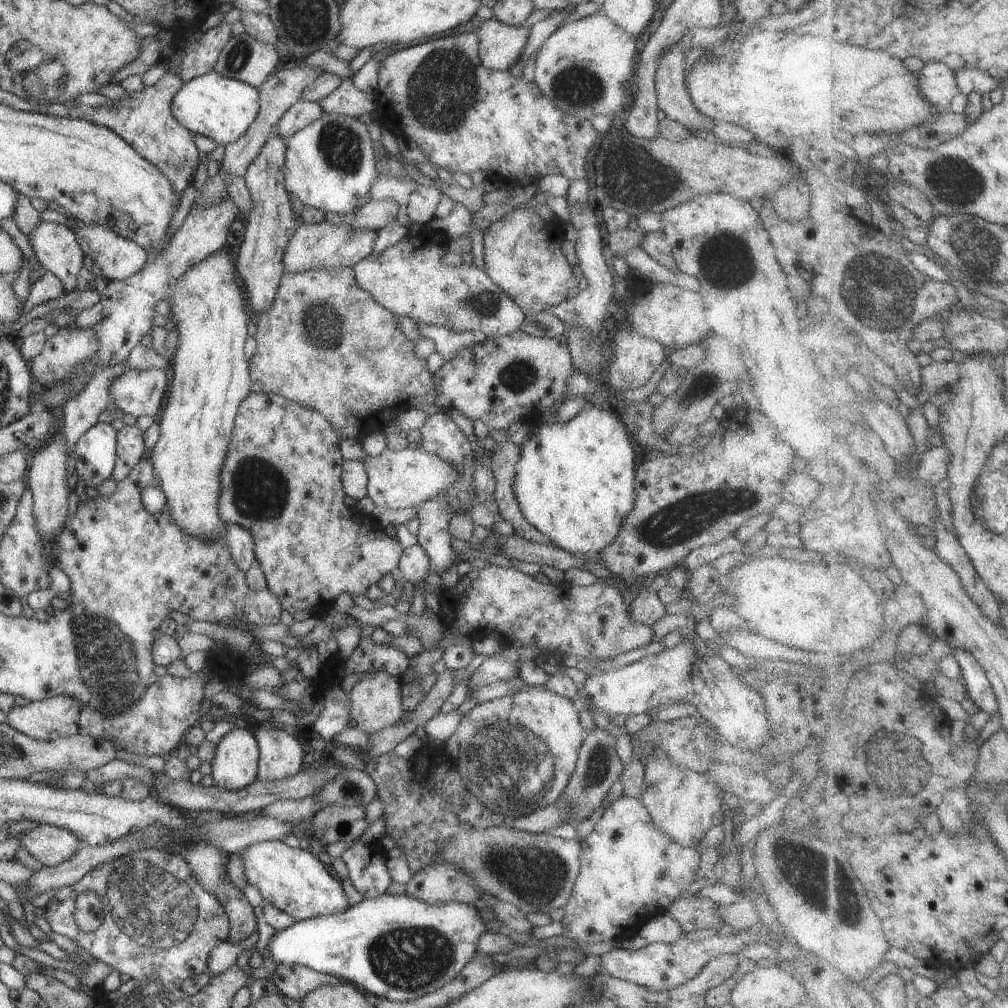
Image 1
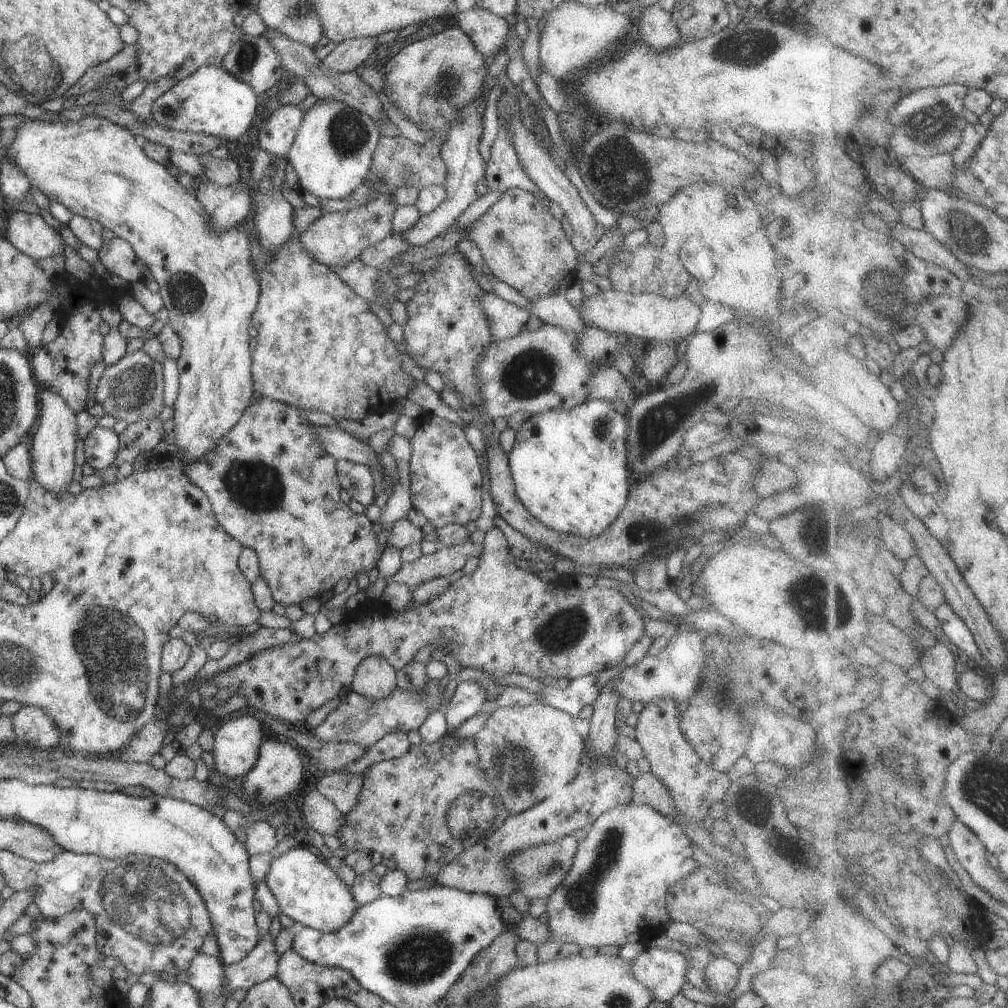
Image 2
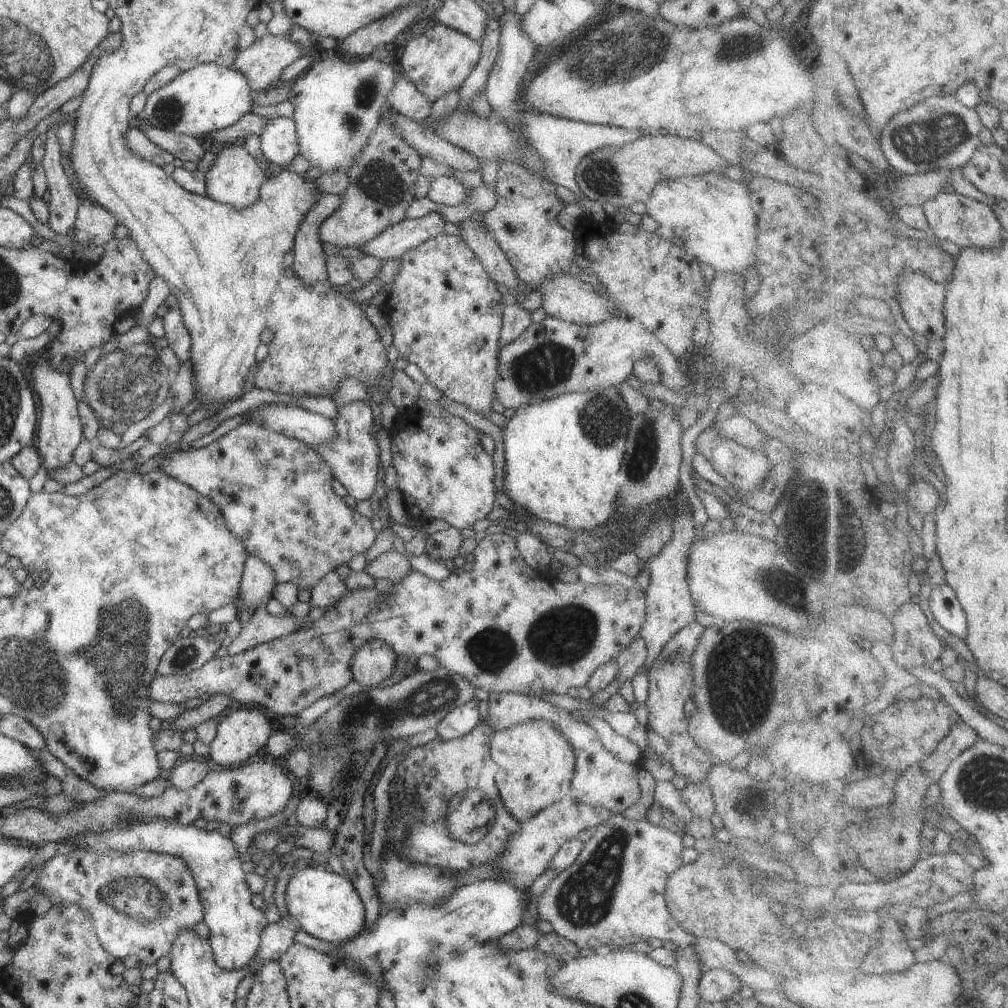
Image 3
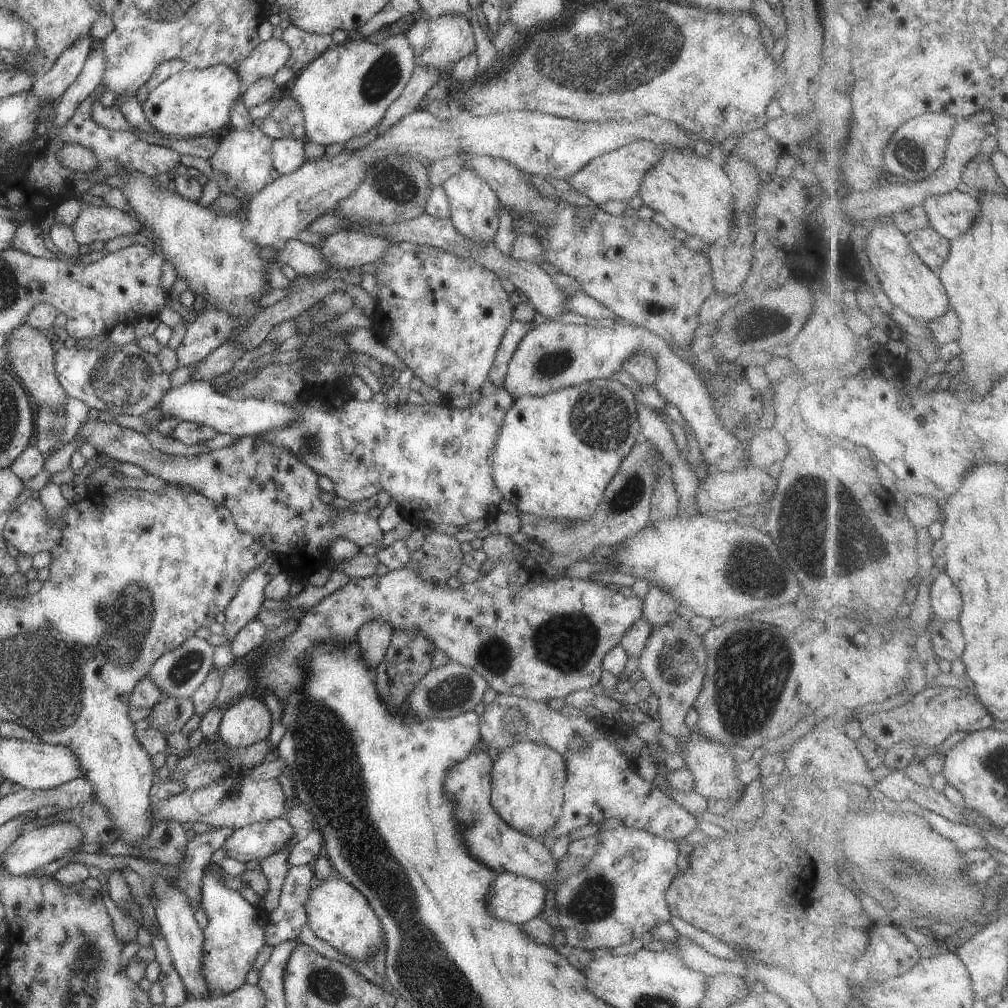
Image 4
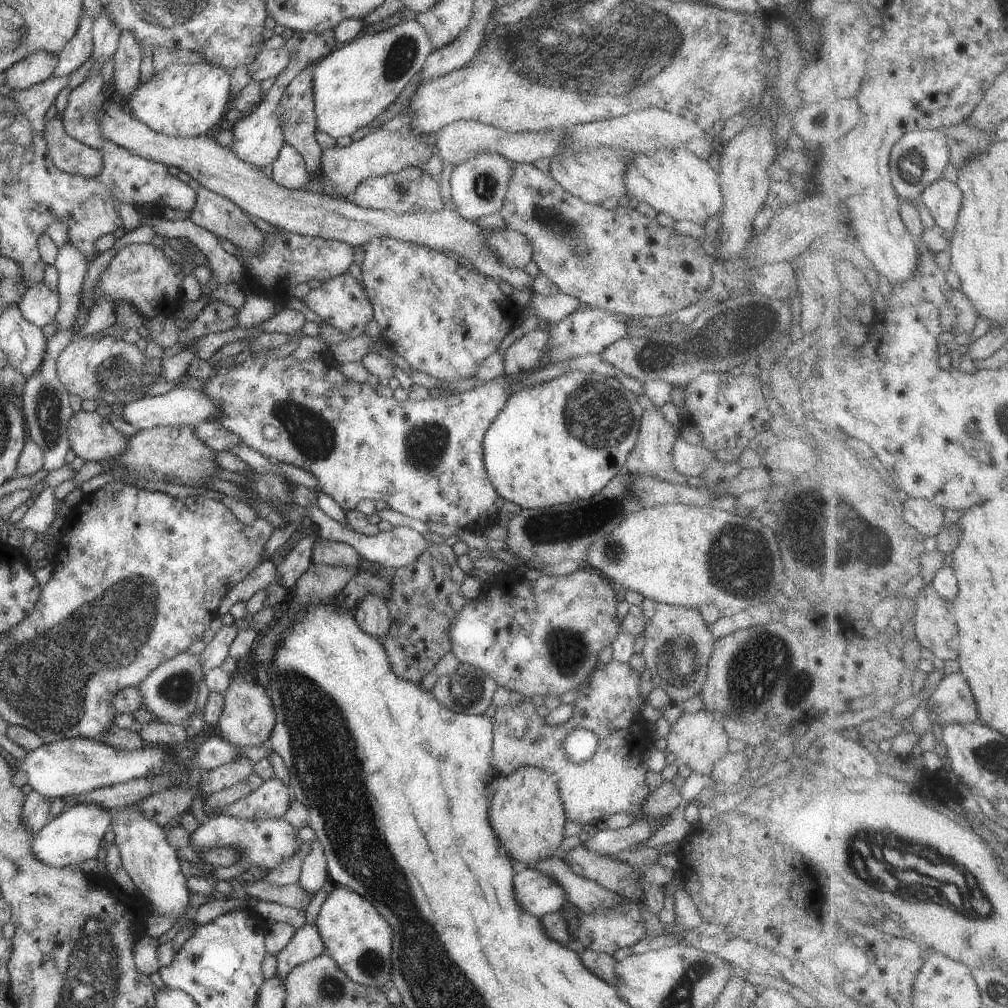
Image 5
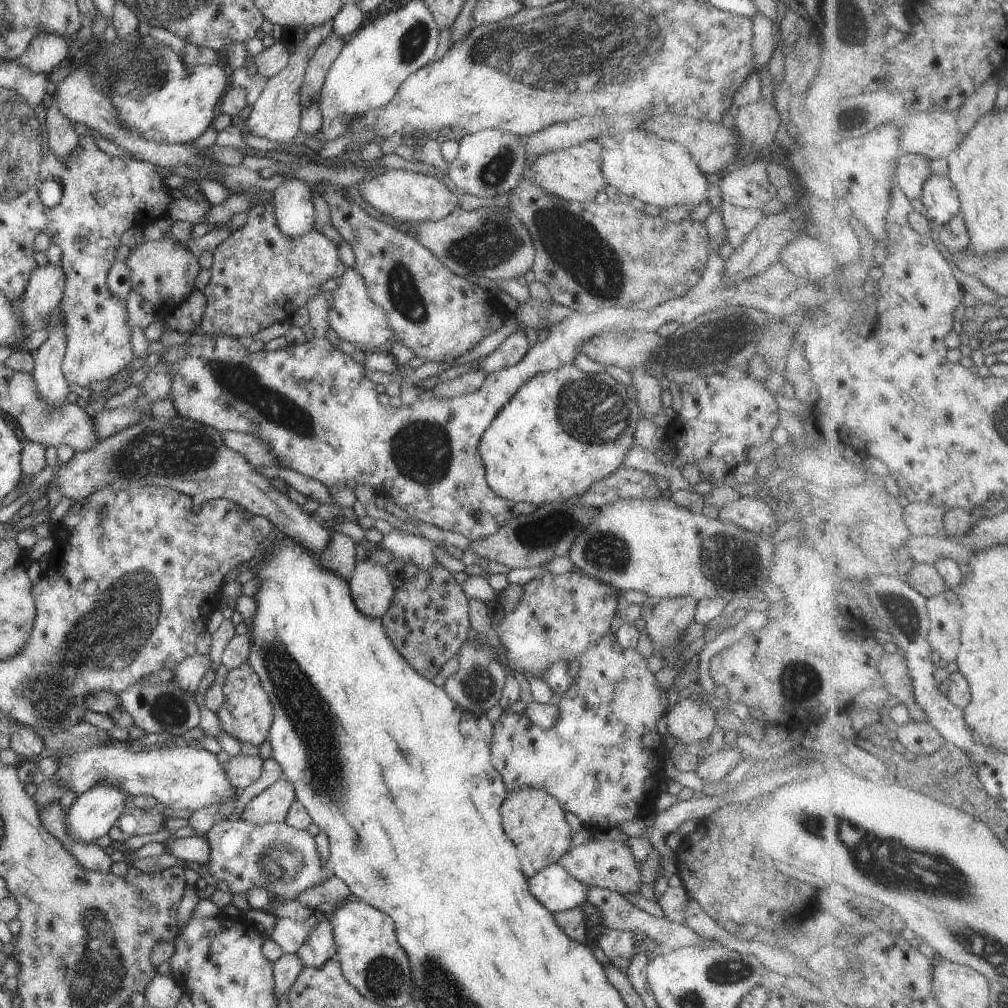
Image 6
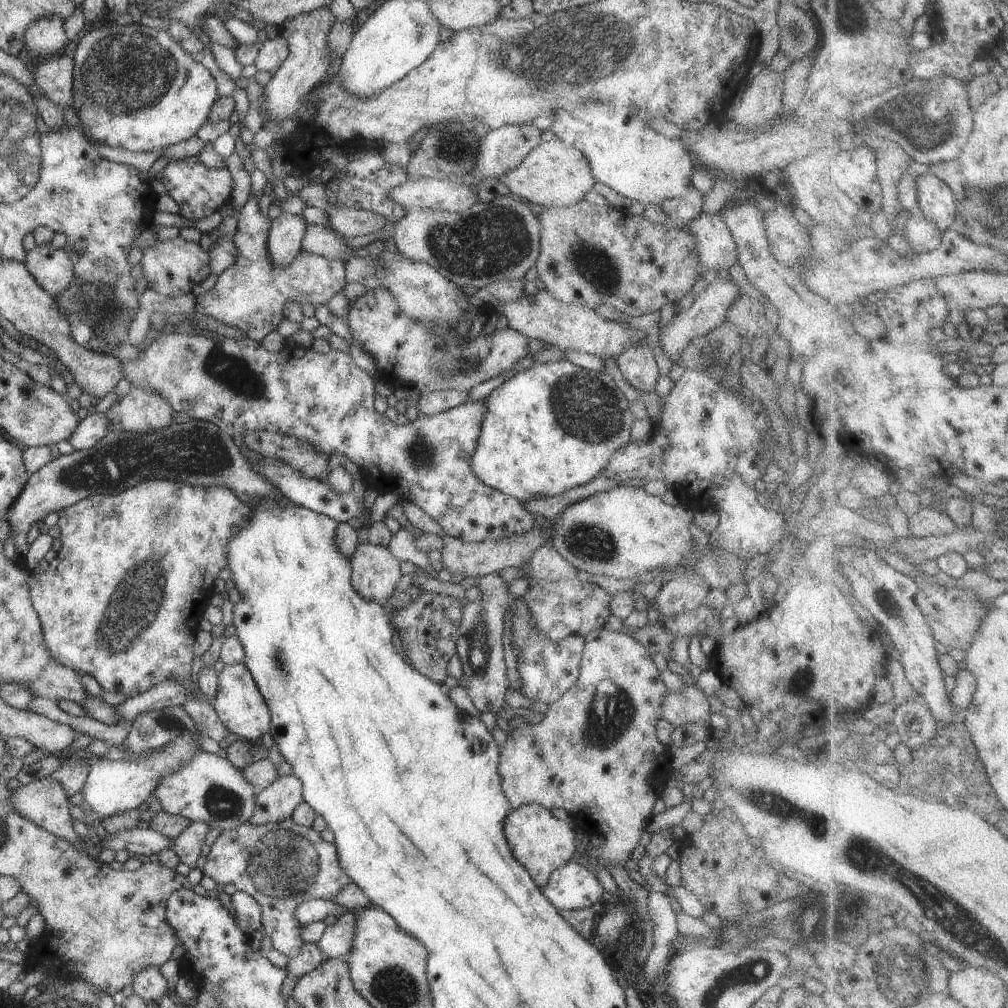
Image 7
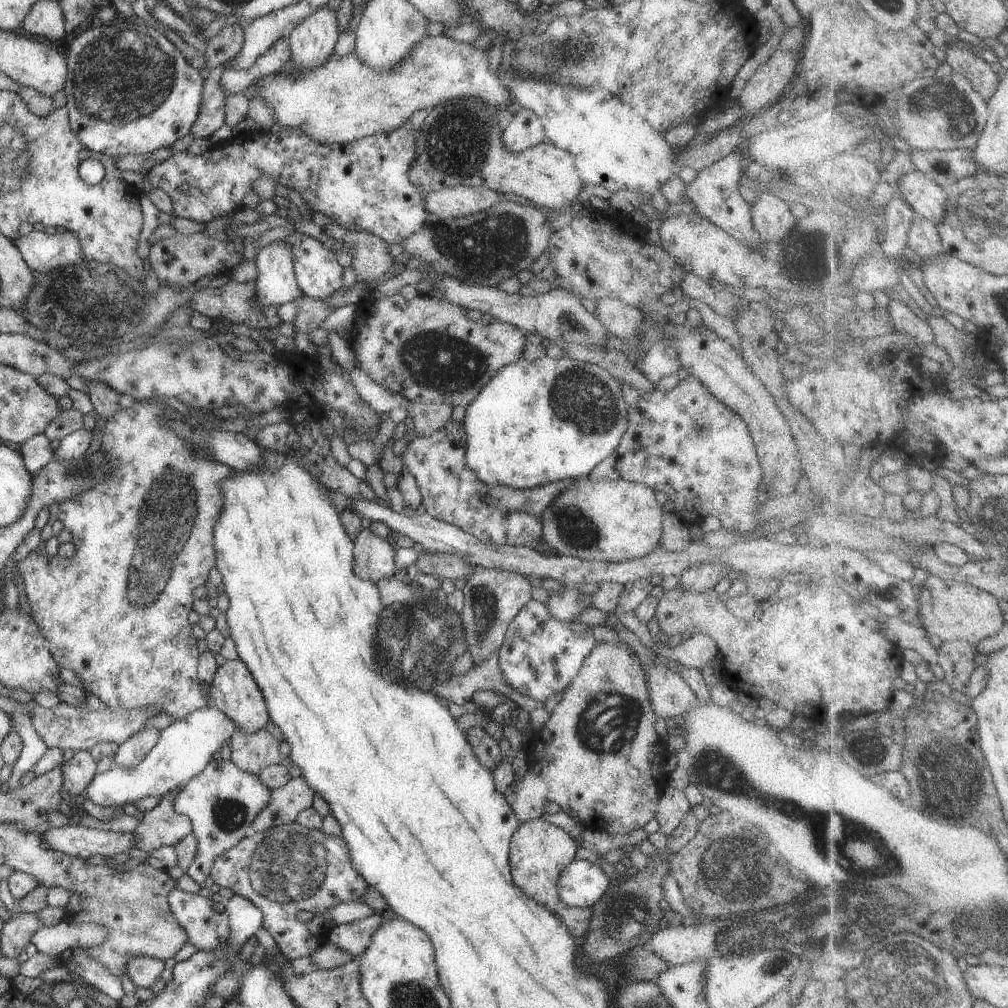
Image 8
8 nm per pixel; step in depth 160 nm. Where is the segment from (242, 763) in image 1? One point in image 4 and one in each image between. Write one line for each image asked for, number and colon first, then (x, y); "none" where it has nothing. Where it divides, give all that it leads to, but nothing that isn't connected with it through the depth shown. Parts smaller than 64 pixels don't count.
2: (238, 738)
3: (243, 730)
4: (247, 721)

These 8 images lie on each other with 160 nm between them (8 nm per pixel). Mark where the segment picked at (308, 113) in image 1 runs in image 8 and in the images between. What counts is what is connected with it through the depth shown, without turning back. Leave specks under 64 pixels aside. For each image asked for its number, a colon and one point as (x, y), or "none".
2: (277, 133)
3: (279, 142)
4: (287, 154)
5: (289, 170)
6: (294, 211)
7: (285, 239)
8: (276, 283)

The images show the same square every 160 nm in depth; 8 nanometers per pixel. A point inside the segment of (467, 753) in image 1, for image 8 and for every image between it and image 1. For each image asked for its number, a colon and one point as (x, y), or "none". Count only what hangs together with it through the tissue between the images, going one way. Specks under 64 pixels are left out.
2: (530, 752)
3: (535, 763)
4: (528, 779)
5: (527, 812)
6: (533, 820)
7: (541, 842)
8: (539, 851)

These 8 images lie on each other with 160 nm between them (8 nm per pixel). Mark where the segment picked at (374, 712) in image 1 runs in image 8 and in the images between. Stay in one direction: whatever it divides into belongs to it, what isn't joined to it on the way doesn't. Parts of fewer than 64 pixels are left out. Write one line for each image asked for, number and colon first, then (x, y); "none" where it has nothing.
2: (375, 678)
3: (374, 661)
4: (374, 638)
5: (372, 614)
6: (372, 588)
7: (375, 572)
8: (373, 559)

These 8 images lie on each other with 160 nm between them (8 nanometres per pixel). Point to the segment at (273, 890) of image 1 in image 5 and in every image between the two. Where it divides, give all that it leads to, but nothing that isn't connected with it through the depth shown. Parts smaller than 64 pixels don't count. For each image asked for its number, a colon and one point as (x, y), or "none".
2: (307, 889)
3: (325, 904)
4: (338, 914)
5: (359, 939)

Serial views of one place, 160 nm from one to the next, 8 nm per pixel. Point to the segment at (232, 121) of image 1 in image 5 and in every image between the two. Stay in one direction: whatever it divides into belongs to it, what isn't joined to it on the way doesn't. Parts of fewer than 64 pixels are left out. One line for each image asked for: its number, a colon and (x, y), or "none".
2: (211, 101)
3: (210, 97)
4: (192, 103)
5: (187, 100)

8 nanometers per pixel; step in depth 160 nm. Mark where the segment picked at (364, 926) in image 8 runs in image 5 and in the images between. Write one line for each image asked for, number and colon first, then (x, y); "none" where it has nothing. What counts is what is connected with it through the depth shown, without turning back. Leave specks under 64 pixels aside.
5: (306, 944)
6: (320, 945)
7: (337, 940)

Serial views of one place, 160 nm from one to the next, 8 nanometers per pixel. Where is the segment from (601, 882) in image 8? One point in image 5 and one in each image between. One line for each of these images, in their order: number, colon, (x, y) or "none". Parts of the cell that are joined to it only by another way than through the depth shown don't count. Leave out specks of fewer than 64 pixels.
5: (537, 893)
6: (554, 886)
7: (572, 886)

